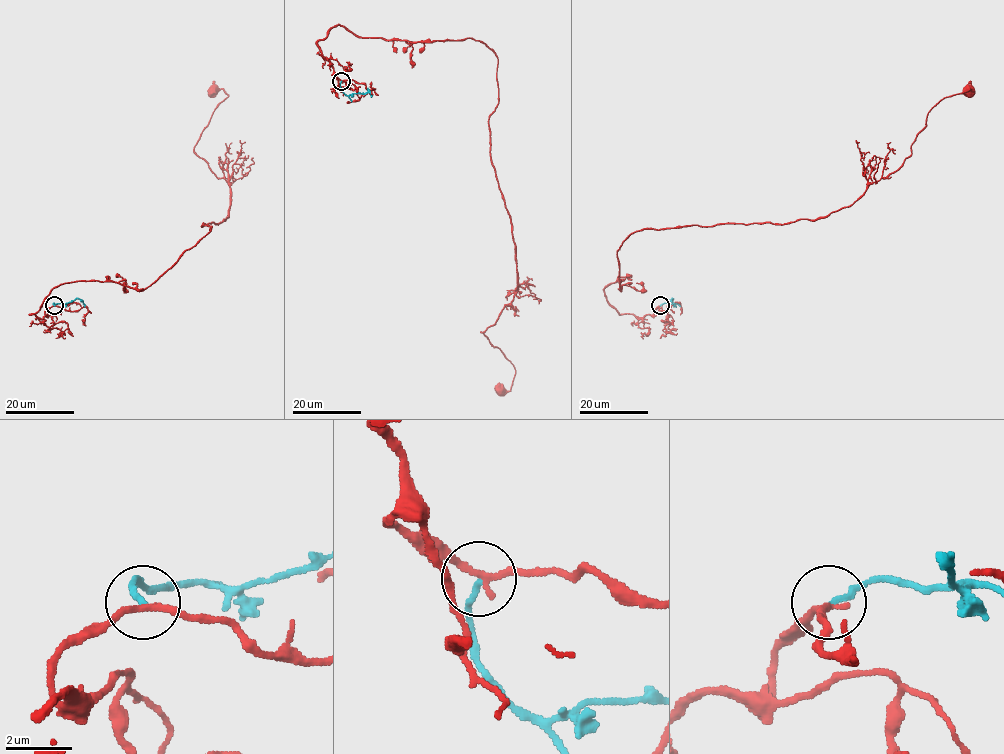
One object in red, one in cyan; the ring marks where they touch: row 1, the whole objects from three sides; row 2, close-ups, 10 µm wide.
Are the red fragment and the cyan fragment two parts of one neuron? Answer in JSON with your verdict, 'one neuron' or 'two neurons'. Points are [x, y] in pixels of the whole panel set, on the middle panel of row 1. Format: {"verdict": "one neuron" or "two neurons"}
{"verdict": "two neurons"}

